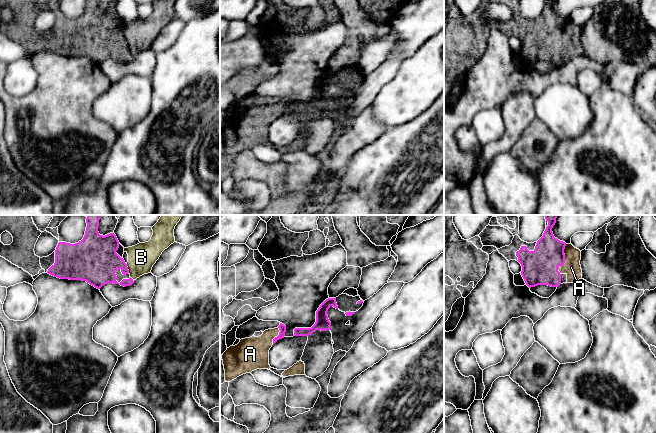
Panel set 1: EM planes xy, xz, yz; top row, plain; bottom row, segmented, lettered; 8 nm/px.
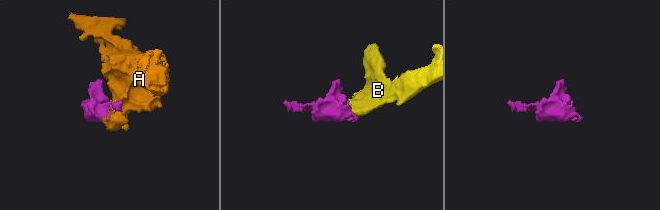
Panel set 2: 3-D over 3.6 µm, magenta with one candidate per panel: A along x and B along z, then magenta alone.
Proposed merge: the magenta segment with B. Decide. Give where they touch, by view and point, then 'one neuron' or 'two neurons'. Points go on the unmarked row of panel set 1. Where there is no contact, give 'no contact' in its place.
xy (127, 44) | two neurons

